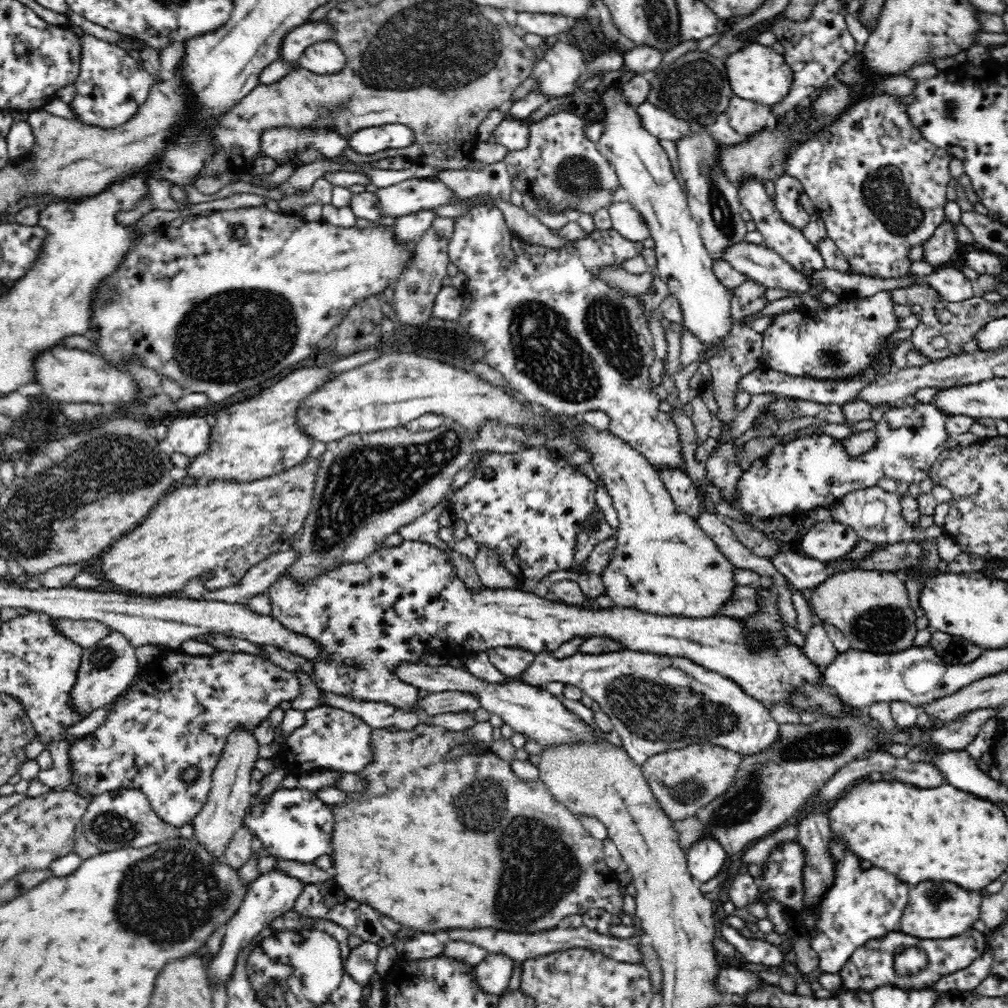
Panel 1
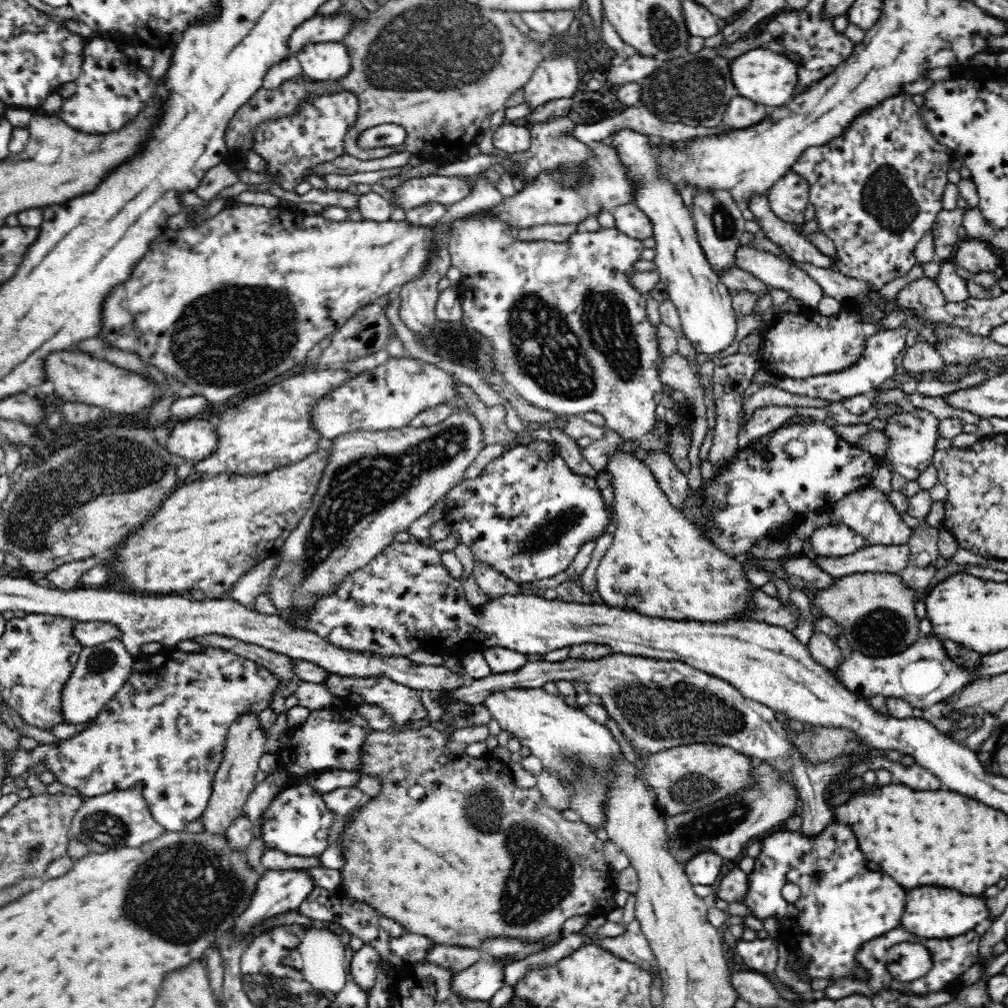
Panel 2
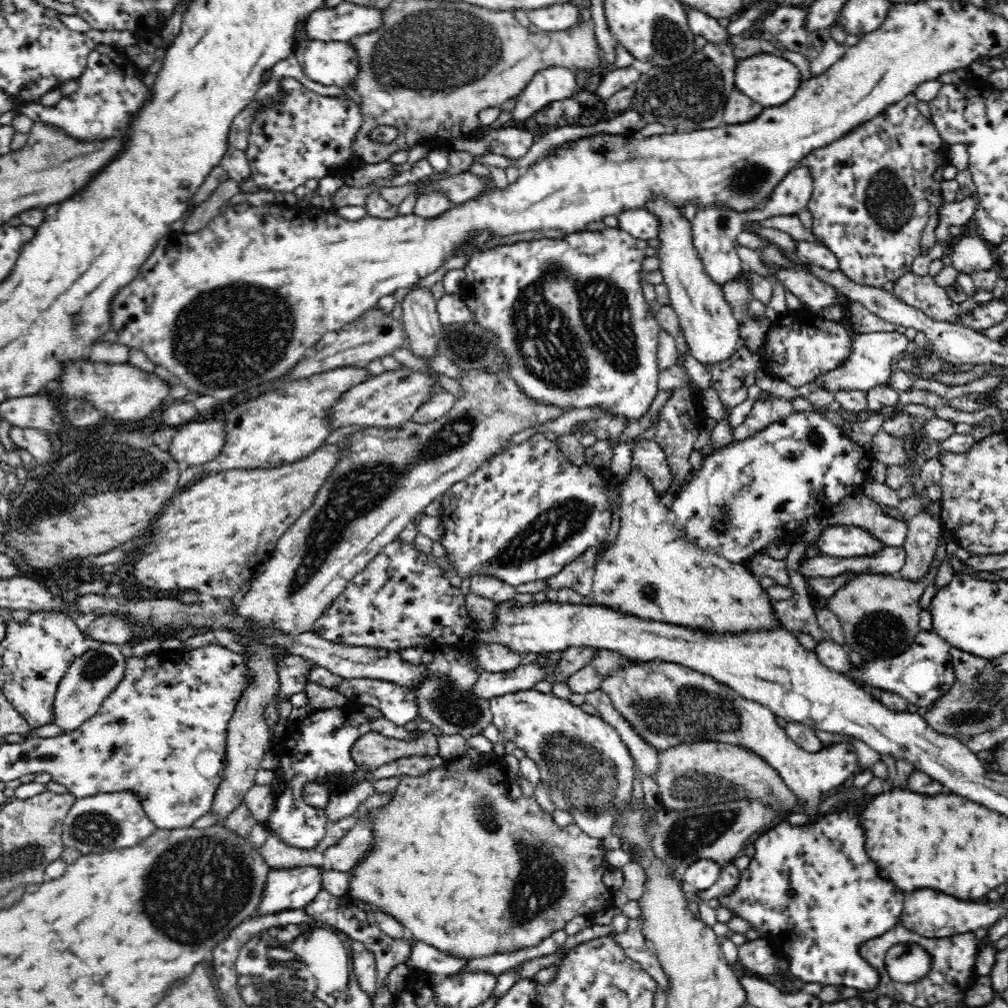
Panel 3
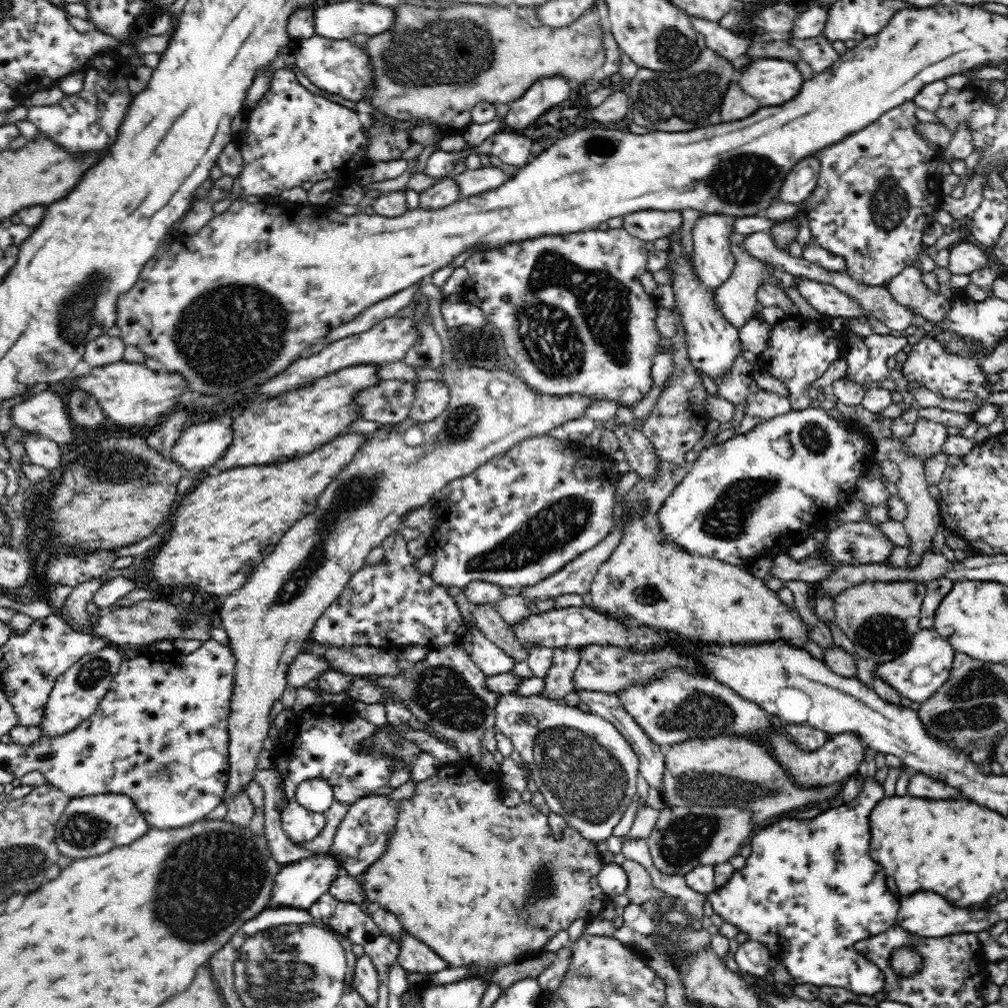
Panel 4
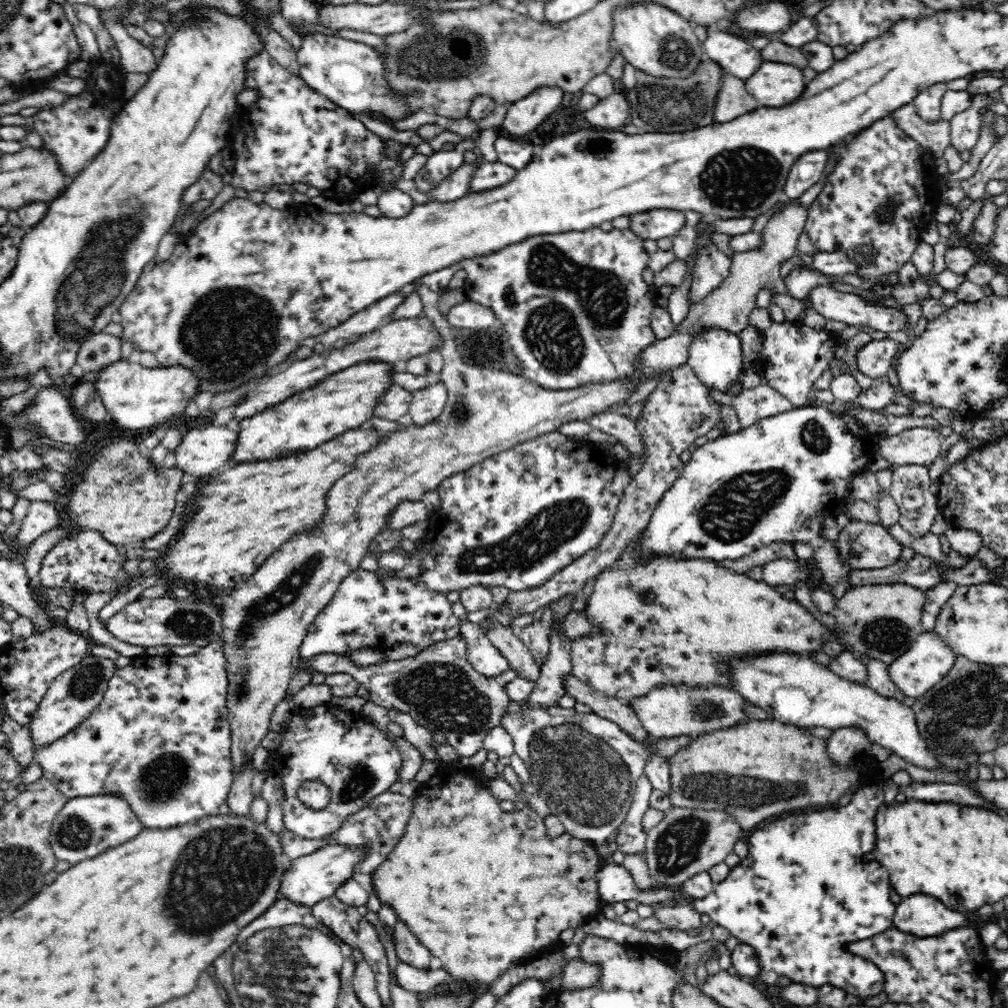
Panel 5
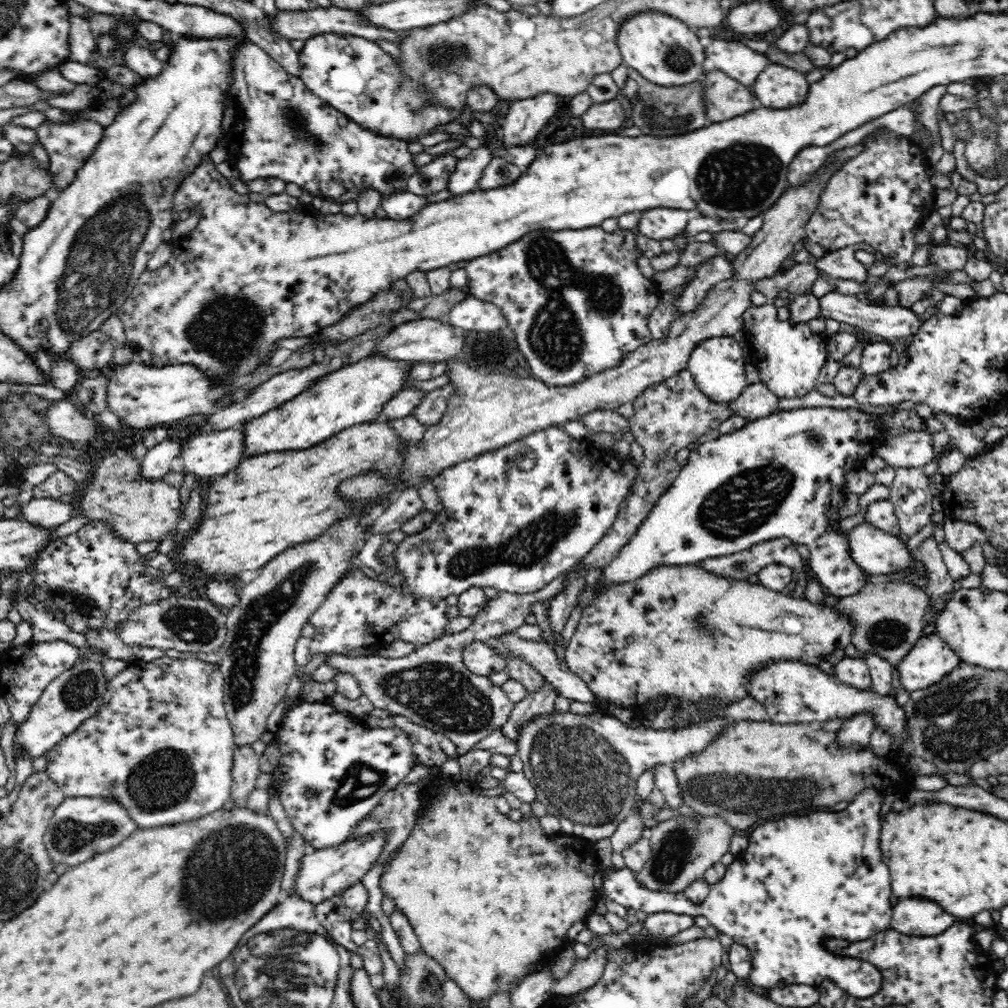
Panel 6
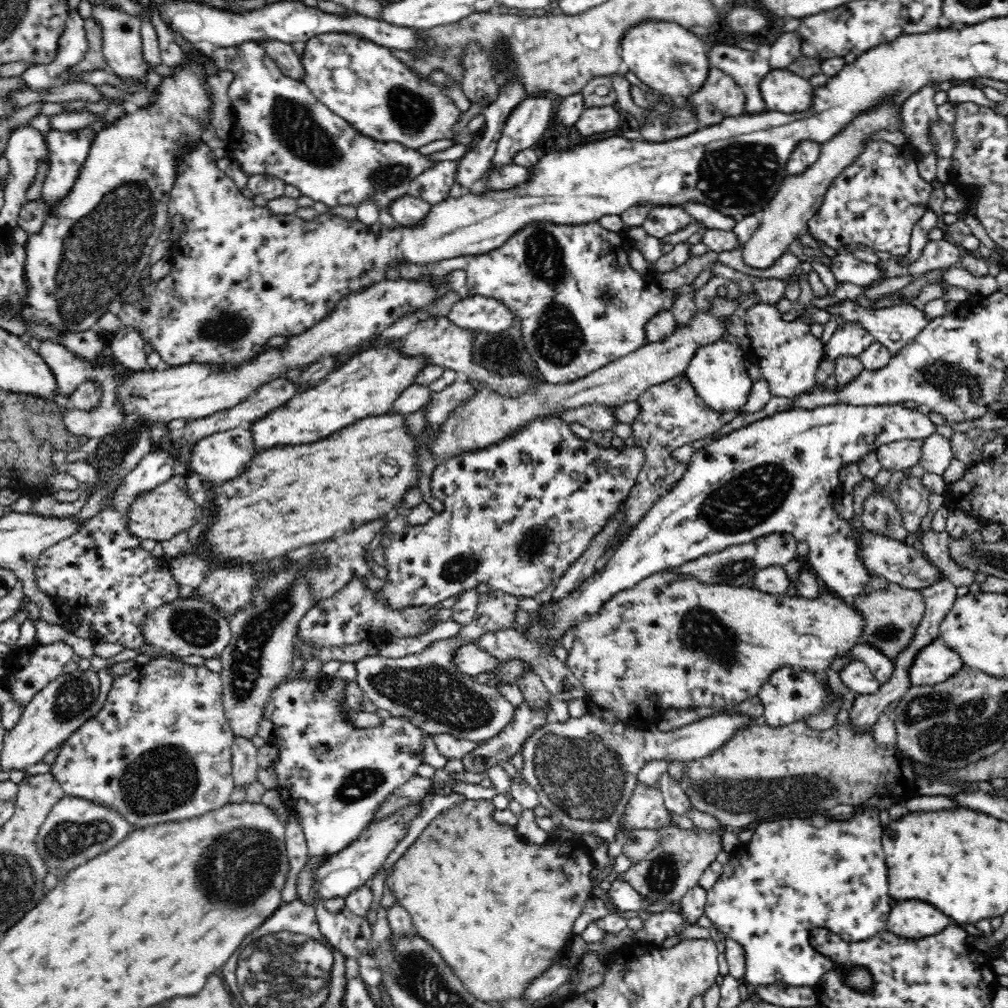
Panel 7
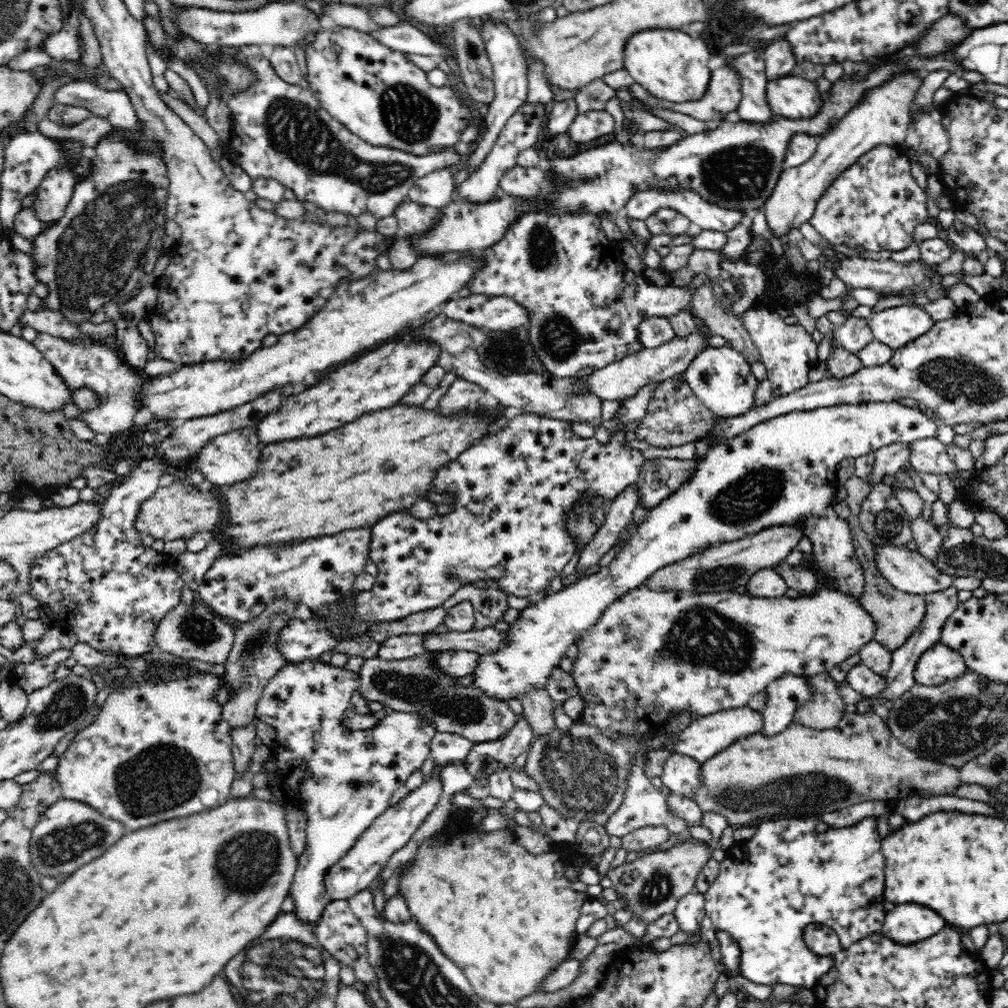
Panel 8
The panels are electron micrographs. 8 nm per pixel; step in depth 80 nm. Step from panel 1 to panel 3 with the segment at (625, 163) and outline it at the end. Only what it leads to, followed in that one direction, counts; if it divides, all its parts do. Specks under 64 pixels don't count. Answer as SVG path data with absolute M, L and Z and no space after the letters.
M664 199L650 201L646 209L658 215L658 219L662 221L662 228L657 236L661 240L661 248L657 252L660 257L659 270L662 271L664 283L669 289L671 307L677 314L686 338L688 354L704 366L727 361L736 352L740 322L732 315L721 286L711 282L702 267L702 261L692 242L691 223L684 218L683 208L675 208Z

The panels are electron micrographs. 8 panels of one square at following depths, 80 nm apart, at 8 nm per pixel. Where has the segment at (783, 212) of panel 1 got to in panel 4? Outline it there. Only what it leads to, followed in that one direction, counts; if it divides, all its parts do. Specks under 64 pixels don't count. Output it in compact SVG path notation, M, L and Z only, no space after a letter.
M811 155L798 162L786 176L778 199L790 204L808 200L816 189L820 171L820 161L816 156Z

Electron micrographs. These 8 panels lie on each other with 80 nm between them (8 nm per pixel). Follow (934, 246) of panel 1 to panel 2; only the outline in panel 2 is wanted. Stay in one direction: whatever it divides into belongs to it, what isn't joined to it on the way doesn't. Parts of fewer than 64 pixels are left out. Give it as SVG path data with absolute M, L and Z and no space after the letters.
M954 208L954 210L943 210L937 215L935 226L932 228L934 232L935 259L950 259L954 254L956 246L960 242L957 229L964 224L964 214L967 208Z

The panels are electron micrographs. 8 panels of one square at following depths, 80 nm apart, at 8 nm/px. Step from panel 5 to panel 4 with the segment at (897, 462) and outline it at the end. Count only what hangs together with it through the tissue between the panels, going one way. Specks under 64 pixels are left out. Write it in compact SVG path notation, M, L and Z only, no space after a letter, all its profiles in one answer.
M919 418L915 422L914 432L908 437L898 438L902 441L902 453L924 462L931 456L941 452L942 445L950 436L950 429L944 424L938 424Z

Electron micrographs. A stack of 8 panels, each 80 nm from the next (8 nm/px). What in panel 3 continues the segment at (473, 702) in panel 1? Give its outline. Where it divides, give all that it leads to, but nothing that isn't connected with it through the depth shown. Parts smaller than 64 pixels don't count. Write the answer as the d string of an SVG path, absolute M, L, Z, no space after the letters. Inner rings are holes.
M648 661L648 664L636 664L620 670L615 675L610 675L603 680L602 691L608 694L614 708L632 724L634 730L644 740L660 751L668 750L673 746L686 742L718 741L739 744L753 750L758 757L762 757L770 764L774 771L782 777L782 780L798 795L799 802L803 806L803 812L808 812L813 818L819 818L820 812L816 812L816 806L822 802L822 796L827 791L840 786L850 775L860 771L859 759L852 744L840 741L834 744L824 745L817 752L808 752L802 749L796 742L786 735L784 727L776 723L776 715L768 707L739 697L730 688L714 677L691 670L683 665L670 662ZM532 663L526 664L524 668L520 666L509 672L482 671L476 681L476 686L474 686L474 695L484 699L492 699L496 696L529 690L546 674L552 674L553 668L550 668L548 672L542 672L543 670Z

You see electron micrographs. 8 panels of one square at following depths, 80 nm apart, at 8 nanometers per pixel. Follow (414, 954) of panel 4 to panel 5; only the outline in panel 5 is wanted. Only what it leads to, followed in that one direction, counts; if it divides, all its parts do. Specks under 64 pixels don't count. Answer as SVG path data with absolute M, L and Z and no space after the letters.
M396 920L393 936L397 958L414 968L426 968L430 964L430 951L418 940L410 927L402 920Z

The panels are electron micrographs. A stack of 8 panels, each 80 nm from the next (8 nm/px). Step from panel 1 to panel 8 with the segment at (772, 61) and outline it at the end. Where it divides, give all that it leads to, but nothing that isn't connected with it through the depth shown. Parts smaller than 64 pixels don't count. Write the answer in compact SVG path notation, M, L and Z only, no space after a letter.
M792 74L767 83L766 92L773 114L793 121L814 118L823 103L814 82Z

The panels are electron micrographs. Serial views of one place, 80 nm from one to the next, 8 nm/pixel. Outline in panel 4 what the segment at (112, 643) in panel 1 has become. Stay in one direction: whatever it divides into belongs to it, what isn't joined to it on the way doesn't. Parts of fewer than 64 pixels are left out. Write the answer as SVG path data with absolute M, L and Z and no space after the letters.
M104 644L101 650L88 654L76 662L65 674L57 678L48 698L42 722L38 724L40 736L54 738L74 730L82 721L94 714L98 704L111 690L112 678L119 672L122 658L114 644Z

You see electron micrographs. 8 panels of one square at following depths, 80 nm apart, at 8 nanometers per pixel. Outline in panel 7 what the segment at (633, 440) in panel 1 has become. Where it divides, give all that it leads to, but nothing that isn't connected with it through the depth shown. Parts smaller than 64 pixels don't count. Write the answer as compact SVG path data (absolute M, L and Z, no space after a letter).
M534 222L514 232L502 246L486 254L456 256L427 264L430 275L445 284L448 272L464 270L470 295L496 298L517 316L522 336L544 382L562 384L584 378L606 364L633 353L646 344L644 326L656 314L670 311L678 290L662 289L630 267L628 252L632 244L625 234L602 227L600 223L582 225L554 225Z

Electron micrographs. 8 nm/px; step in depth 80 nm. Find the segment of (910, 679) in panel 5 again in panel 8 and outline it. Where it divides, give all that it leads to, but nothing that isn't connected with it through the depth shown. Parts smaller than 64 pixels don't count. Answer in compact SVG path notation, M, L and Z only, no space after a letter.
M936 643L920 656L914 676L917 684L939 686L960 678L968 671L961 655L951 650L949 646Z

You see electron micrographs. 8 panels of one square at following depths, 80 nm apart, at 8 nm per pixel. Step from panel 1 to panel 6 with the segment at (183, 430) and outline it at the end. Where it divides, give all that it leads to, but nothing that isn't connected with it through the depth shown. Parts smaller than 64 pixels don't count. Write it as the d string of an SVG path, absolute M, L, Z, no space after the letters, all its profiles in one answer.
M243 430L201 431L183 446L180 458L186 472L215 480L233 471L248 455L245 454L245 434Z

